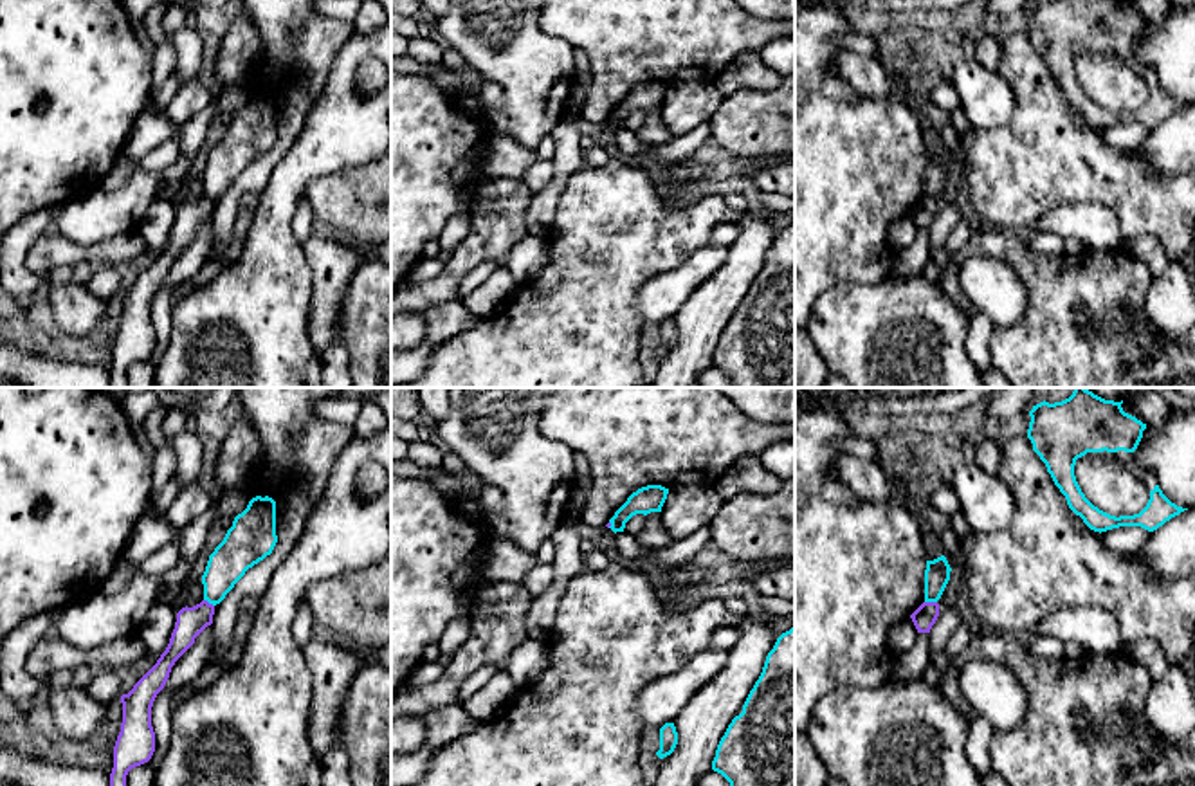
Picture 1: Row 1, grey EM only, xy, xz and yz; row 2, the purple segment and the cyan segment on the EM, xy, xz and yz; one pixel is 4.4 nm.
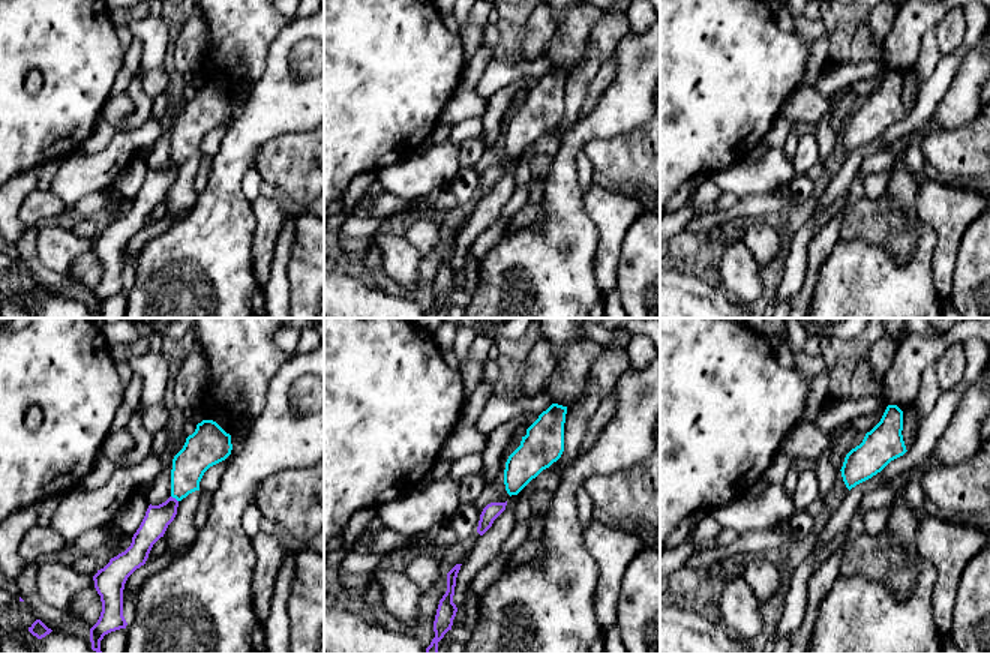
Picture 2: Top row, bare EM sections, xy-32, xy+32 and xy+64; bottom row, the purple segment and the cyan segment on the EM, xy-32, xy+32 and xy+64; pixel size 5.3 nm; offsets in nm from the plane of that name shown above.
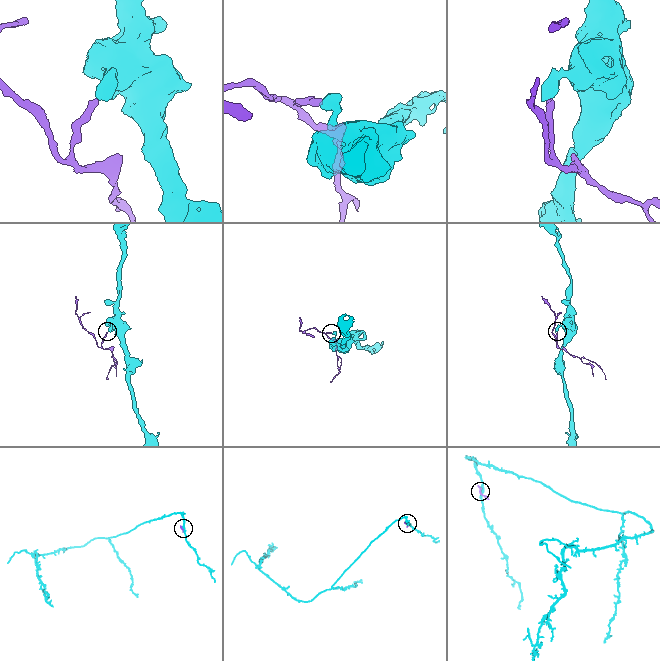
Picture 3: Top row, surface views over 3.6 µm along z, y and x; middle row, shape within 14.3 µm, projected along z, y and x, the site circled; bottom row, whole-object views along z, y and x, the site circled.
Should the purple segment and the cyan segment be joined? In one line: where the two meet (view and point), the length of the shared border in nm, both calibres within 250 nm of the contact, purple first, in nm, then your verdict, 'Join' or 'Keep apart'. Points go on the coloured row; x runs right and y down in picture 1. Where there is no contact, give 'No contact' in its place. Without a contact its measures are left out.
Touches purple at yz (930, 603). Shared border 60 nm. Thickness 100 nm (purple) against 110 nm. Keep apart

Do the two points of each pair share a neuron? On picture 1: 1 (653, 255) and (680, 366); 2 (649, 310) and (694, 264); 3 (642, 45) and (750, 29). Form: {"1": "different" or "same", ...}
{"1": "different", "2": "same", "3": "same"}

